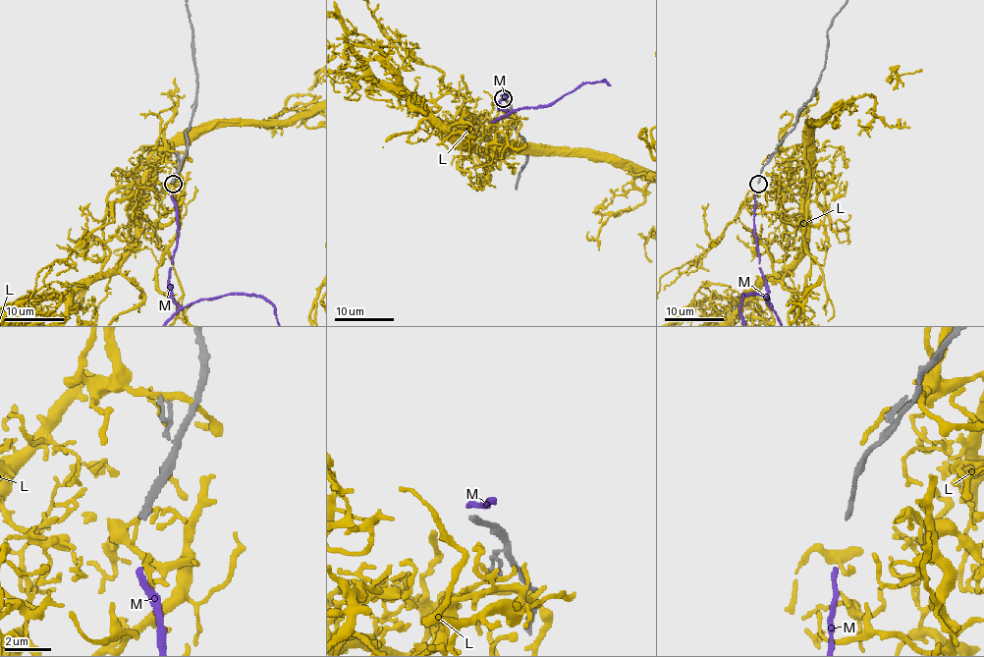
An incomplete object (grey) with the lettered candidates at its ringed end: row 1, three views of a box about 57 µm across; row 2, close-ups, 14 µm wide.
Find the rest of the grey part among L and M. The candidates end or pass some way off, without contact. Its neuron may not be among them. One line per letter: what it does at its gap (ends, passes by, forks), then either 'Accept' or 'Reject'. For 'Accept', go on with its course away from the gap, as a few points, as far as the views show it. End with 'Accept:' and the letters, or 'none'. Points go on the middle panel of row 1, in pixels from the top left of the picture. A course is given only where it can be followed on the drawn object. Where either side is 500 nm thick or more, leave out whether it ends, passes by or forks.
L: It ends there. Reject
M: It ends there. Accept
Accept: M

